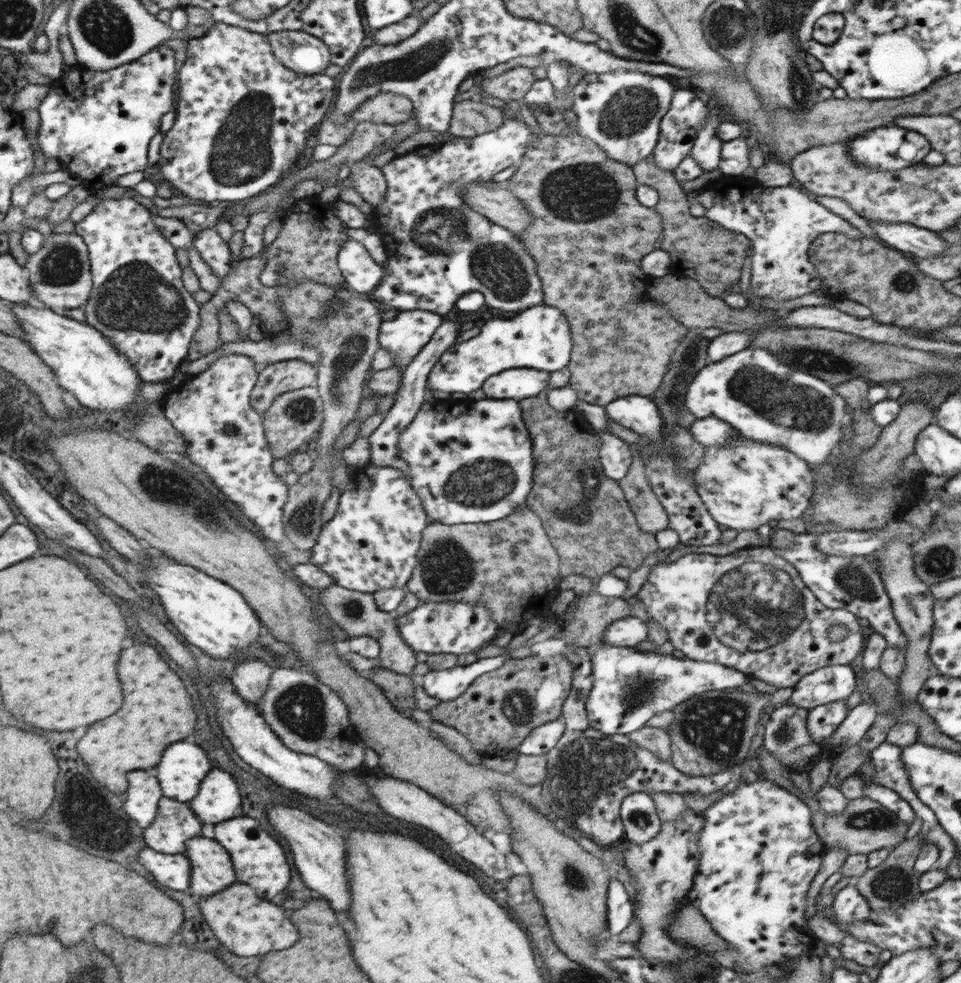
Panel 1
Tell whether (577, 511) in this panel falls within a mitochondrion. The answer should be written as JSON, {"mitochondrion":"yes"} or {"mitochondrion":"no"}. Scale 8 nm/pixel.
{"mitochondrion":"yes"}

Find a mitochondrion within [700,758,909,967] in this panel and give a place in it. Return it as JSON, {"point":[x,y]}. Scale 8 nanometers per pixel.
{"point":[876,820]}

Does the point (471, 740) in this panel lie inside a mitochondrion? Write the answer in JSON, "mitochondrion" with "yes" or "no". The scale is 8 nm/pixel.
{"mitochondrion":"no"}

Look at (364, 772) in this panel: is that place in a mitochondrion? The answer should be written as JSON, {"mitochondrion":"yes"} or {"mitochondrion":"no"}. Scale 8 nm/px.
{"mitochondrion":"no"}

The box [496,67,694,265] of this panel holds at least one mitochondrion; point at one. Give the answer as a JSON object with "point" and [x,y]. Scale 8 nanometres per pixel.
{"point":[578,193]}

